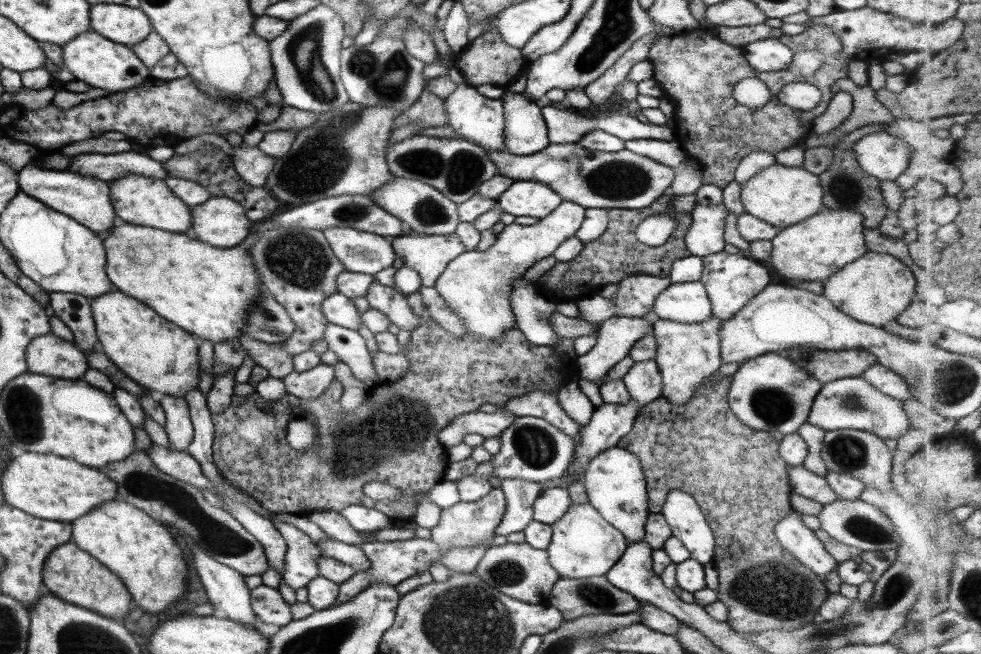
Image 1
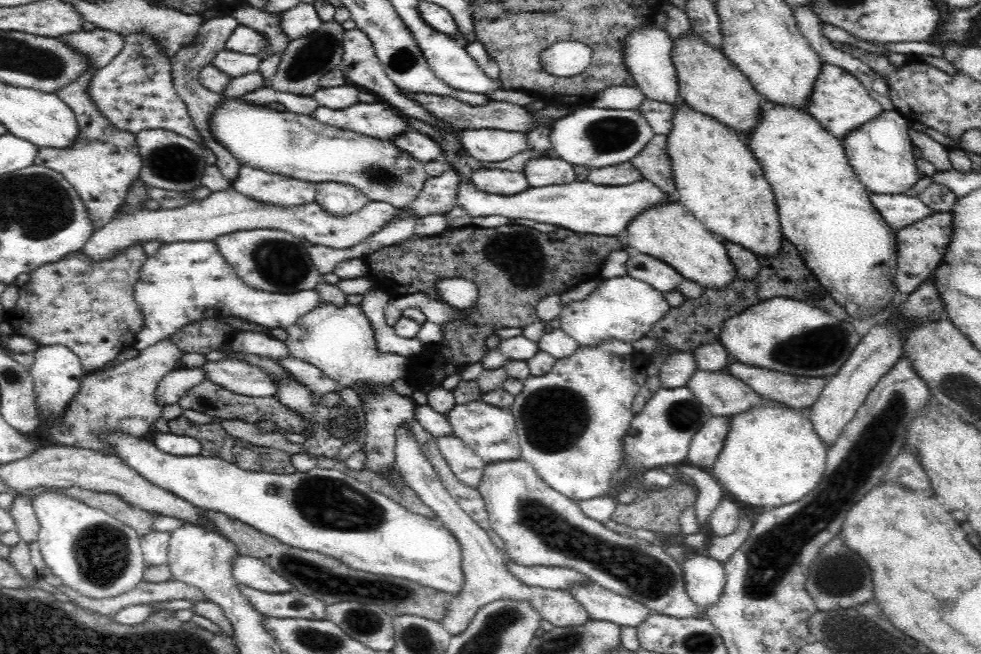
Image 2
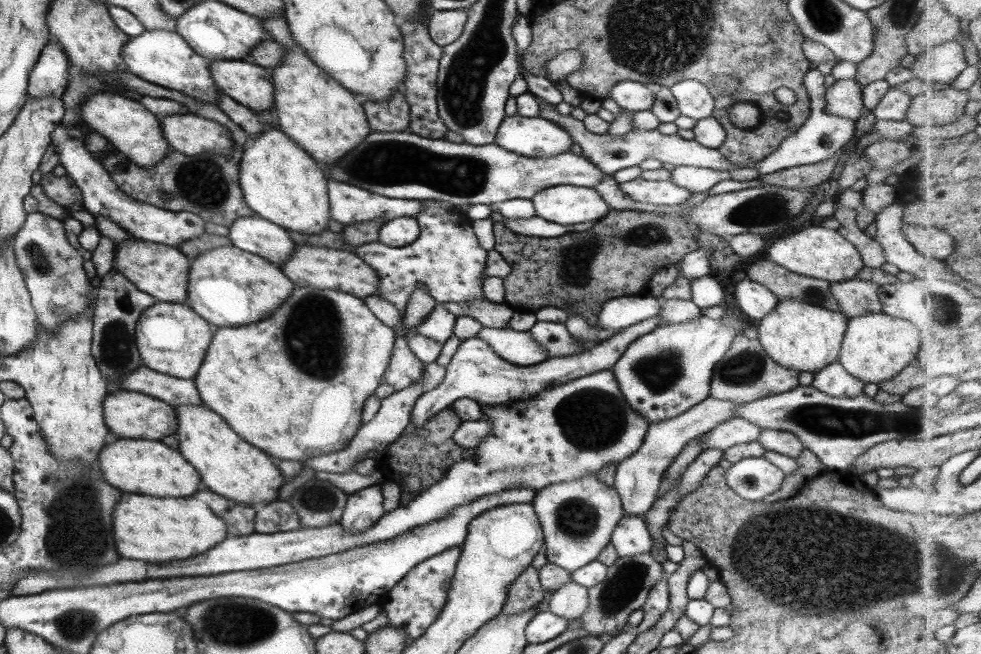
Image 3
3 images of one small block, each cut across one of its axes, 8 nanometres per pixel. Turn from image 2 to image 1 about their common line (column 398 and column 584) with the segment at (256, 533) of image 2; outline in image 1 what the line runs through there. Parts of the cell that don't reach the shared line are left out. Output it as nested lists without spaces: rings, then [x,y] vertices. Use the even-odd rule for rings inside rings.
[[[604,576],[581,579],[558,578],[554,582],[546,604],[556,608],[565,622],[588,614],[604,617],[628,614],[640,608],[638,600],[621,589],[611,586]]]

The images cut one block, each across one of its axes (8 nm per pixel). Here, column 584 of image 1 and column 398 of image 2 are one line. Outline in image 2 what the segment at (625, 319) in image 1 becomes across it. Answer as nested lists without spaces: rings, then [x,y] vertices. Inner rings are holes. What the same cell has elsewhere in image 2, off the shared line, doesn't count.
[[[361,302],[348,304],[342,308],[320,303],[312,312],[299,318],[285,331],[287,337],[282,343],[288,347],[292,357],[310,363],[310,365],[320,369],[326,377],[330,377],[332,381],[336,382],[336,385],[352,389],[359,395],[364,391],[377,393],[380,389],[387,389],[394,381],[405,378],[409,369],[409,357],[378,350],[374,327],[371,326],[368,317],[364,314]]]

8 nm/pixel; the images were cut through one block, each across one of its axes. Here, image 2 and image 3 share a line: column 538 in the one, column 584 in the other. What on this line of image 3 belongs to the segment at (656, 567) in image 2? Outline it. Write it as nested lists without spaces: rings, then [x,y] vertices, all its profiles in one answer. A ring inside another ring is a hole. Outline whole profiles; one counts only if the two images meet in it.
[[[592,472],[567,482],[550,484],[537,491],[530,502],[542,530],[546,561],[560,566],[570,574],[596,560],[599,552],[610,543],[611,531],[623,516],[623,509],[614,487],[599,482],[594,474],[595,472]]]

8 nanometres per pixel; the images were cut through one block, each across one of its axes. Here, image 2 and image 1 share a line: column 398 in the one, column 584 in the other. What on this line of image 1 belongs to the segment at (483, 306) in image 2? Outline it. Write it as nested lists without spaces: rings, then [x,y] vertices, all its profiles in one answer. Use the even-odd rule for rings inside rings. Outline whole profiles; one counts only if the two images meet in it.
[[[662,195],[645,209],[609,209],[605,230],[596,239],[583,243],[581,252],[574,259],[556,261],[550,270],[535,280],[535,288],[548,299],[567,302],[582,298],[585,294],[597,294],[603,287],[609,284],[617,285],[629,276],[668,278],[674,269],[675,261],[690,255],[684,245],[687,229],[692,222],[690,216],[675,213],[673,232],[667,237],[665,244],[655,248],[641,244],[636,239],[635,229],[645,218],[669,212],[670,206],[671,196]]]

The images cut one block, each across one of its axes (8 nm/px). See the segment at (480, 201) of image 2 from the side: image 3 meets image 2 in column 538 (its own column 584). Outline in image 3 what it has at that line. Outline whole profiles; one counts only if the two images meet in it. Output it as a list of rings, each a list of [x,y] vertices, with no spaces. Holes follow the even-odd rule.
[[[553,186],[536,192],[530,200],[538,218],[563,226],[599,220],[607,212],[607,204],[594,188]]]

